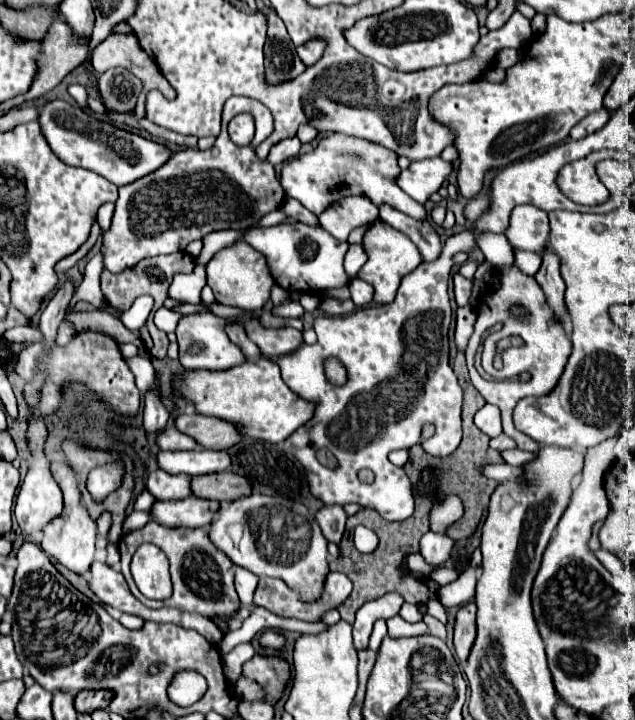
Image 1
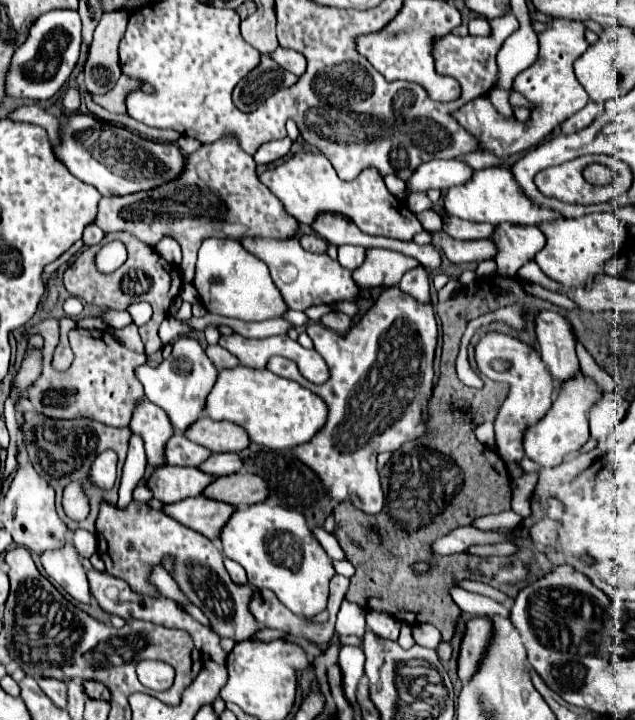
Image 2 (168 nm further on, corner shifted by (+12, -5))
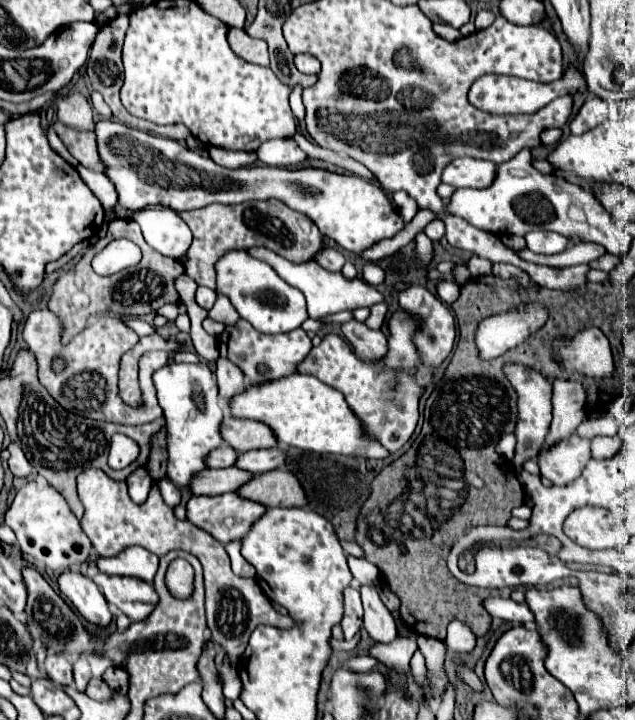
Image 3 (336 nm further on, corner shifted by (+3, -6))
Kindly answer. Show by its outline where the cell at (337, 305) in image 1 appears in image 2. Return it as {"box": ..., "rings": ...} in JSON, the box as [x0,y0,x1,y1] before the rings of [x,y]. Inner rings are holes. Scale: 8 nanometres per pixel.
{"box":[320,311,350,333],"rings":[[[330,311],[320,321],[322,321],[322,325],[326,325],[328,329],[338,331],[338,333],[344,333],[344,331],[350,329],[350,317],[344,315],[344,313],[338,313],[338,311]]]}

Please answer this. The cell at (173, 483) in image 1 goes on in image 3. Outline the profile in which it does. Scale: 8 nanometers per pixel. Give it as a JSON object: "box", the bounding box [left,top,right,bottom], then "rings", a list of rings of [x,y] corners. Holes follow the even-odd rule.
{"box":[189,466,255,496],"rings":[[[237,466],[221,468],[221,470],[207,468],[205,472],[193,476],[193,482],[189,488],[195,496],[199,496],[199,494],[217,496],[217,494],[225,494],[225,492],[235,492],[253,478],[255,478],[253,472],[245,472]]]}

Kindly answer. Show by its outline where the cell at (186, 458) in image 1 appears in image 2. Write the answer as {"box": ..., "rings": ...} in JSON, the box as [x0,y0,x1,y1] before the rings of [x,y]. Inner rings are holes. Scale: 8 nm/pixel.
{"box":[200,453,242,477],"rings":[[[212,453],[204,463],[200,463],[200,471],[214,477],[236,473],[240,467],[242,467],[242,461],[236,453]]]}

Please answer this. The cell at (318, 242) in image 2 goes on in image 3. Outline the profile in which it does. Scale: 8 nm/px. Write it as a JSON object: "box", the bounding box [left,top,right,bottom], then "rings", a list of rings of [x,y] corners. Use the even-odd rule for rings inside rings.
{"box":[315,248,345,272],"rings":[[[323,248],[323,250],[317,254],[315,262],[317,262],[321,268],[329,270],[329,272],[341,272],[341,268],[343,268],[343,264],[345,264],[345,258],[343,258],[343,254],[337,252],[335,248]]]}

